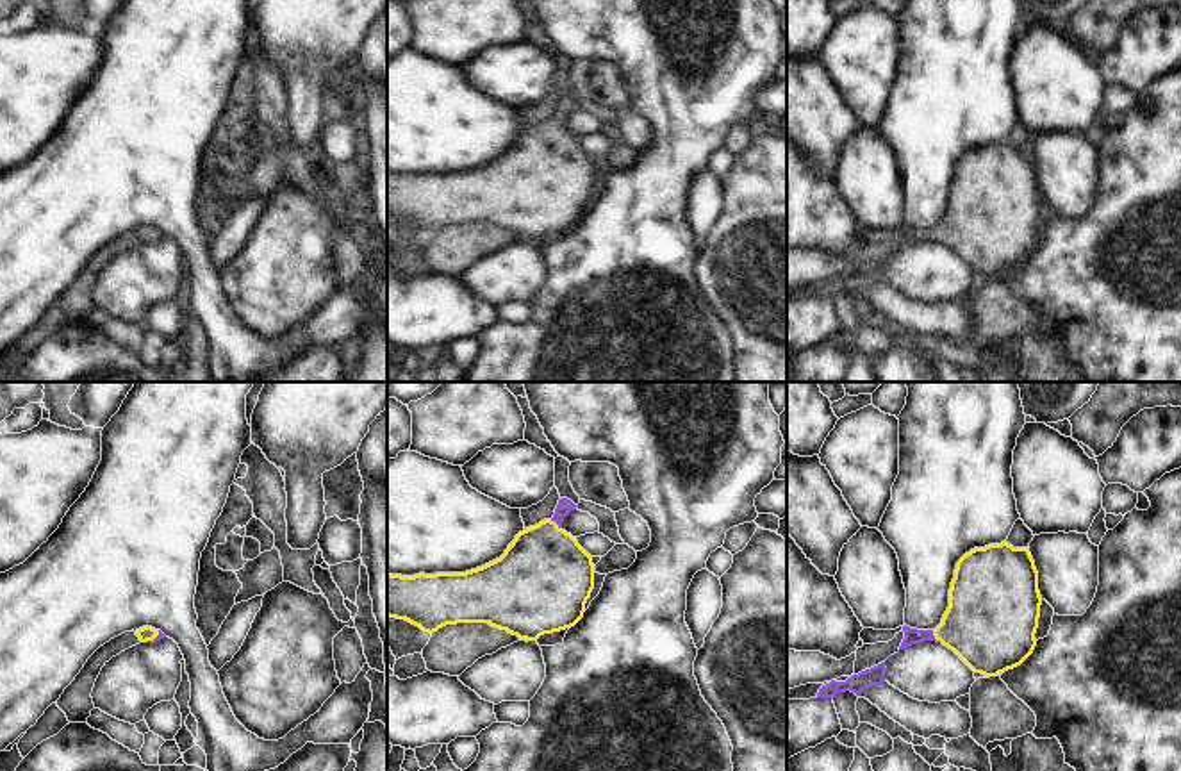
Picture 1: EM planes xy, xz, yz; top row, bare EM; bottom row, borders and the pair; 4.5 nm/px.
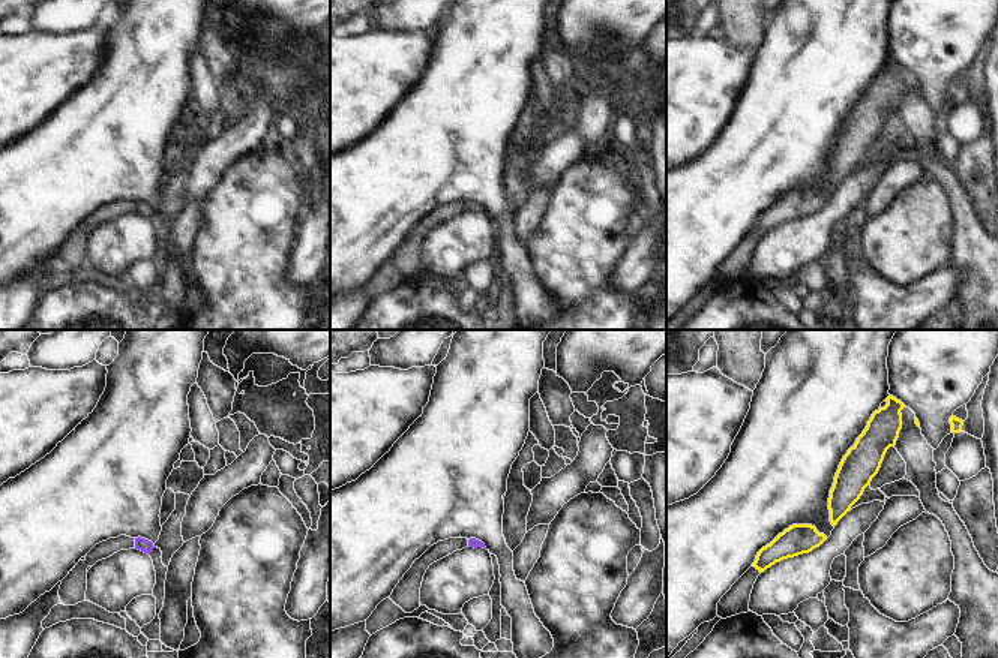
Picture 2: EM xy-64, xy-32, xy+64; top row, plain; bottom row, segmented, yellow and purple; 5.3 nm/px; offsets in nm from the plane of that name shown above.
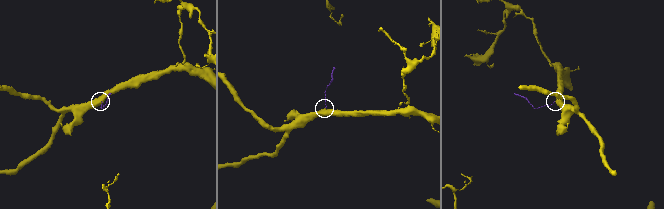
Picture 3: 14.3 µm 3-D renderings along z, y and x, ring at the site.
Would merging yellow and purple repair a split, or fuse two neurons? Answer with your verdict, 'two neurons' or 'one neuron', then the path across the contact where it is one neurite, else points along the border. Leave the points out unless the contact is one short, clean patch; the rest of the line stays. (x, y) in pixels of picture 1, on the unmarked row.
one neuron; way yz (989, 223), (944, 232), (935, 238), (912, 236)

